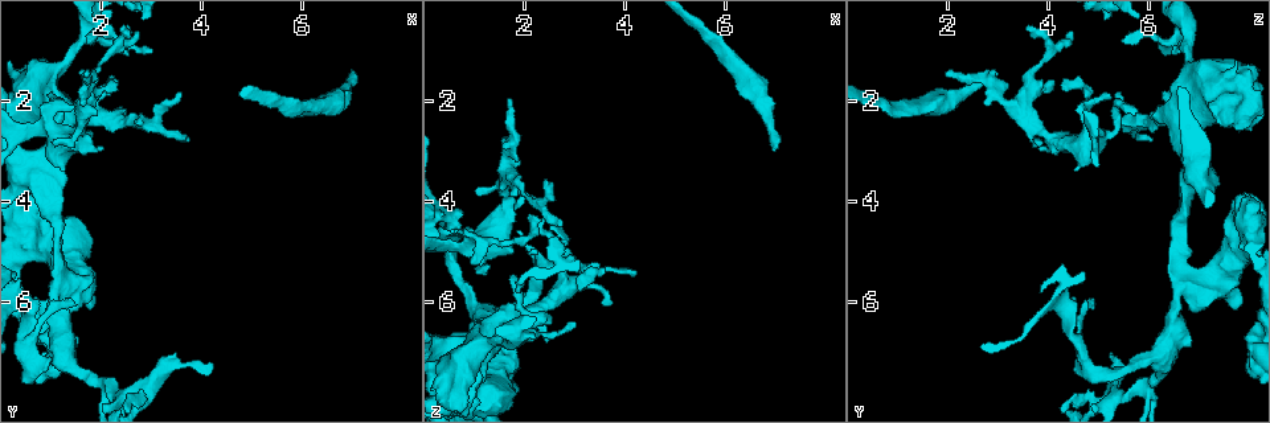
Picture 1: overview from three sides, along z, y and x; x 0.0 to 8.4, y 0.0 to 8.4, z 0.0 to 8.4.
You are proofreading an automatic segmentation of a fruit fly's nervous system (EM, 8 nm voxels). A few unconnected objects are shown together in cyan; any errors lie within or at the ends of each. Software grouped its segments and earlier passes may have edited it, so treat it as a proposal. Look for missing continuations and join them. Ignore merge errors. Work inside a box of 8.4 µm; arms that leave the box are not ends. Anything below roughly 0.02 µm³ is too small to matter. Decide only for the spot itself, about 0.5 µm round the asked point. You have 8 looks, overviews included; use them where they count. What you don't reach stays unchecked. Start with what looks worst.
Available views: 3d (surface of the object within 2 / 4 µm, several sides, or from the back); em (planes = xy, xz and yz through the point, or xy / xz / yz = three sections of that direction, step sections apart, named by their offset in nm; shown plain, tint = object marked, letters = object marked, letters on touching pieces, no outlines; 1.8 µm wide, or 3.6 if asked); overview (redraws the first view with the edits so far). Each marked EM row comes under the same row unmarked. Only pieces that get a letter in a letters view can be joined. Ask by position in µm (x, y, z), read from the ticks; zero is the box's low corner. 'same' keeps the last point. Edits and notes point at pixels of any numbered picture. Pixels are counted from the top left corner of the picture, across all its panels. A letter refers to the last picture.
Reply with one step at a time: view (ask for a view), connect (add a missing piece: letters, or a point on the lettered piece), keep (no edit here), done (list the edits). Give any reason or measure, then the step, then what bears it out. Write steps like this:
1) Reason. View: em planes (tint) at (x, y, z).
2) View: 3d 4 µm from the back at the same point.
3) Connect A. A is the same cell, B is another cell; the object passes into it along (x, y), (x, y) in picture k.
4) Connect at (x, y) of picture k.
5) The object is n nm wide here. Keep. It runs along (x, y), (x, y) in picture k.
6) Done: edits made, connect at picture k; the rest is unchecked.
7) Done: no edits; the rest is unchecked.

View: 3d 4 µm at (7.00, 1.45, 2.95).

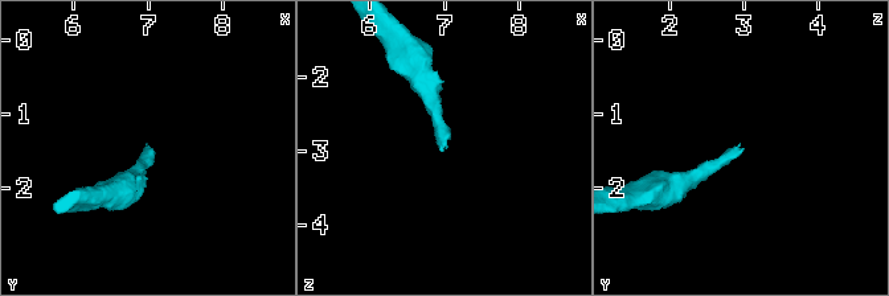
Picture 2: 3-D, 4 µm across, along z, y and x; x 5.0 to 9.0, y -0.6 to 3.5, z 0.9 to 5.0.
View: em 3.6 µm xz step 4 (tint) at (7.00, 1.50, 2.95).

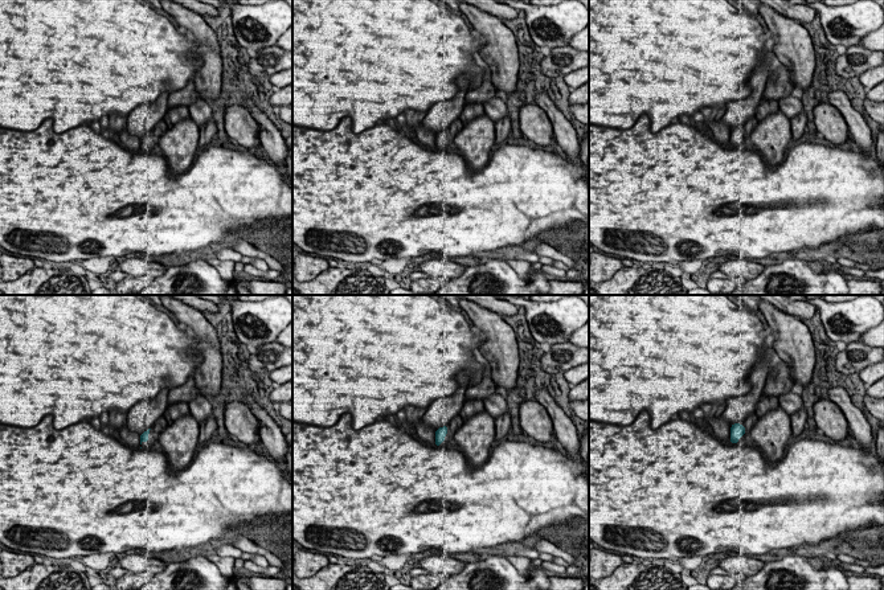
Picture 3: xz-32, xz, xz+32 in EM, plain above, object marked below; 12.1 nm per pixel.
View: em 3.6 µm xz step 4 (letters) at the same point.

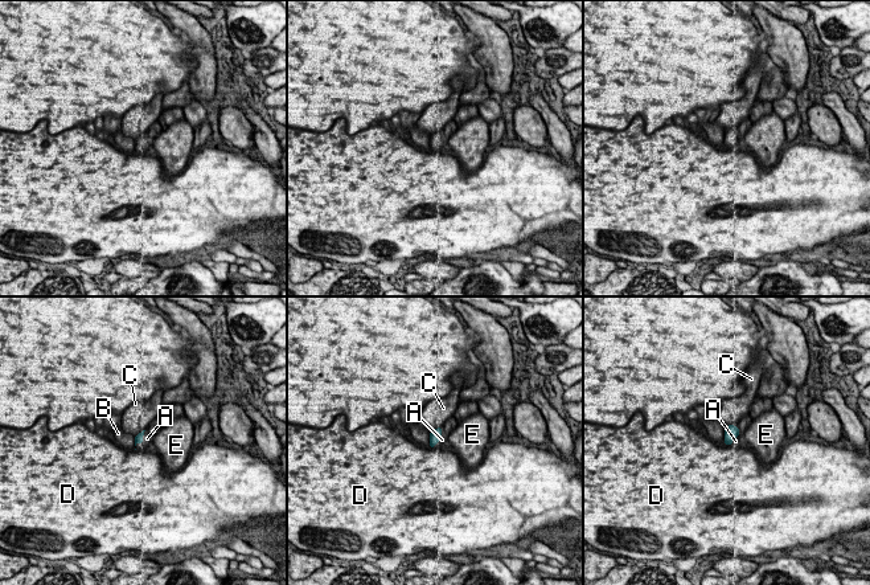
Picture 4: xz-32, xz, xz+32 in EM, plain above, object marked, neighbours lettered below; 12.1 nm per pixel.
Connect A. A is the same cell, B, C, D and E are other cells; the neuron continues.

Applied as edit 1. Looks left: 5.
View: overview.

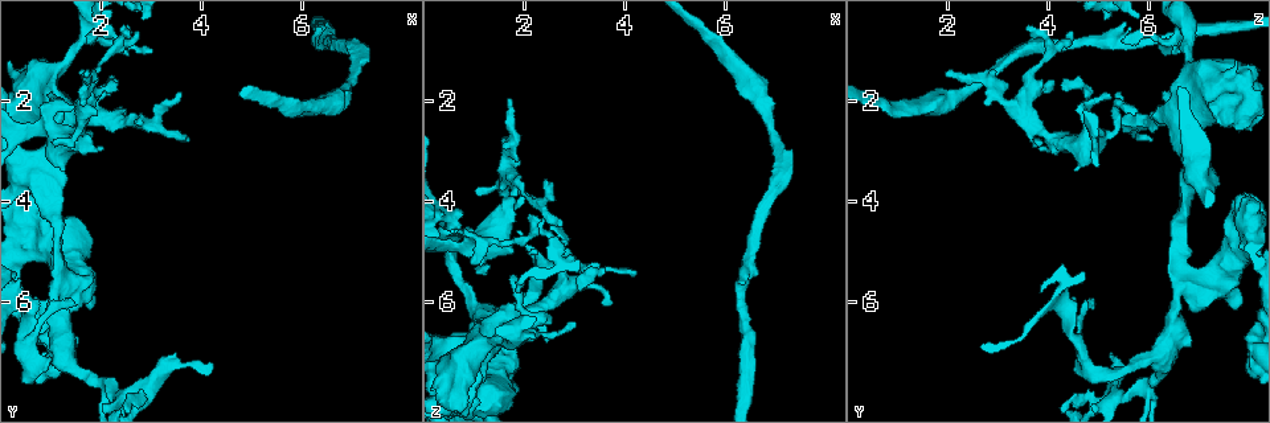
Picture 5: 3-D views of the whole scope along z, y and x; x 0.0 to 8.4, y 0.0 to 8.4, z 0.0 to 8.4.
View: em planes (letters) at (1.60, 2.85, 4.30).

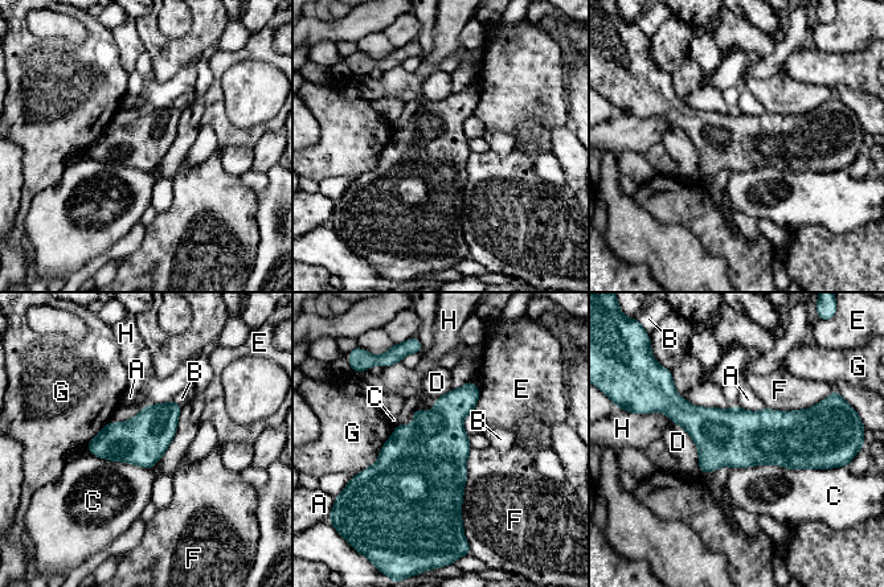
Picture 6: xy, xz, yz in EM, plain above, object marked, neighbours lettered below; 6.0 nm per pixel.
The longest contact is with C, 550 nm. Keep. A, B, C, D, E, F, G and H are other cells; a border runs along (676, 423), (696, 446), (702, 472) in picture 6; none of them fits.

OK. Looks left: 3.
Done: edits made, connect at picture 4; the rest is unchecked.

